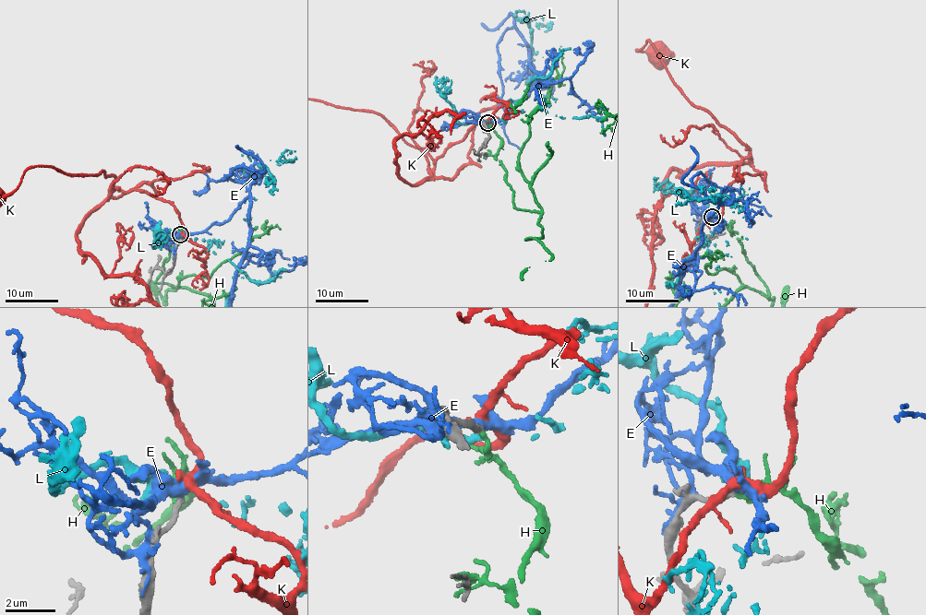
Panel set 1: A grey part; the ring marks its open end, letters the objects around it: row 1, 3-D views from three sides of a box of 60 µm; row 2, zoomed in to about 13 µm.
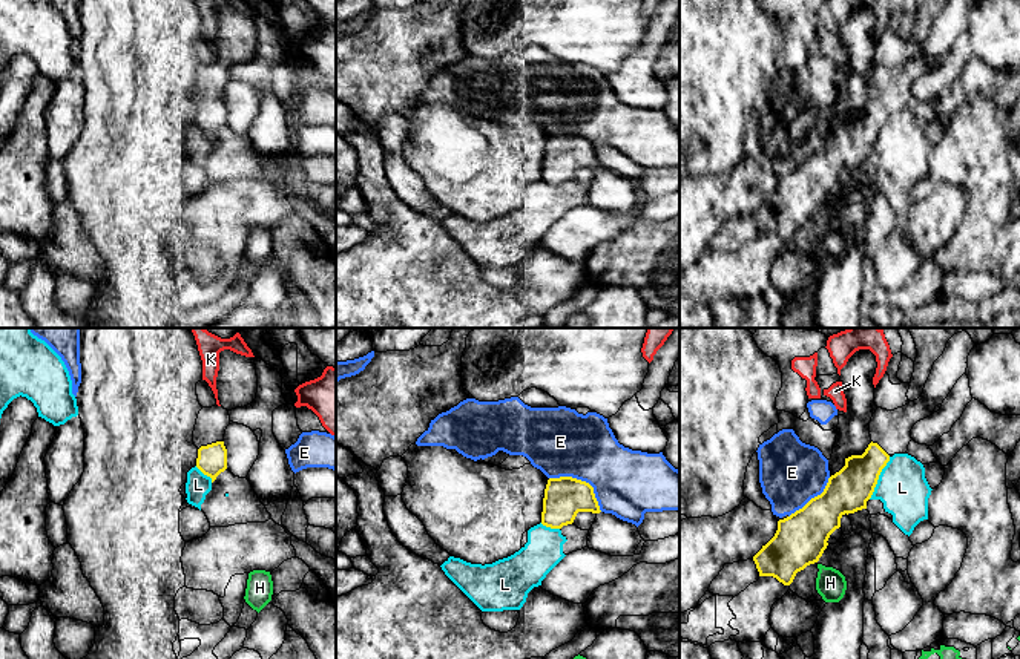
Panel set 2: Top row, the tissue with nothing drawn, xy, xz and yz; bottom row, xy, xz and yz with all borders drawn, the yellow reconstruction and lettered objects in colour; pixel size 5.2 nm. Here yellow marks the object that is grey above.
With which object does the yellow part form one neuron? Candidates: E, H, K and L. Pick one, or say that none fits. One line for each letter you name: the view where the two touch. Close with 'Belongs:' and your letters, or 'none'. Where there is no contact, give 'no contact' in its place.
Belongs: none

